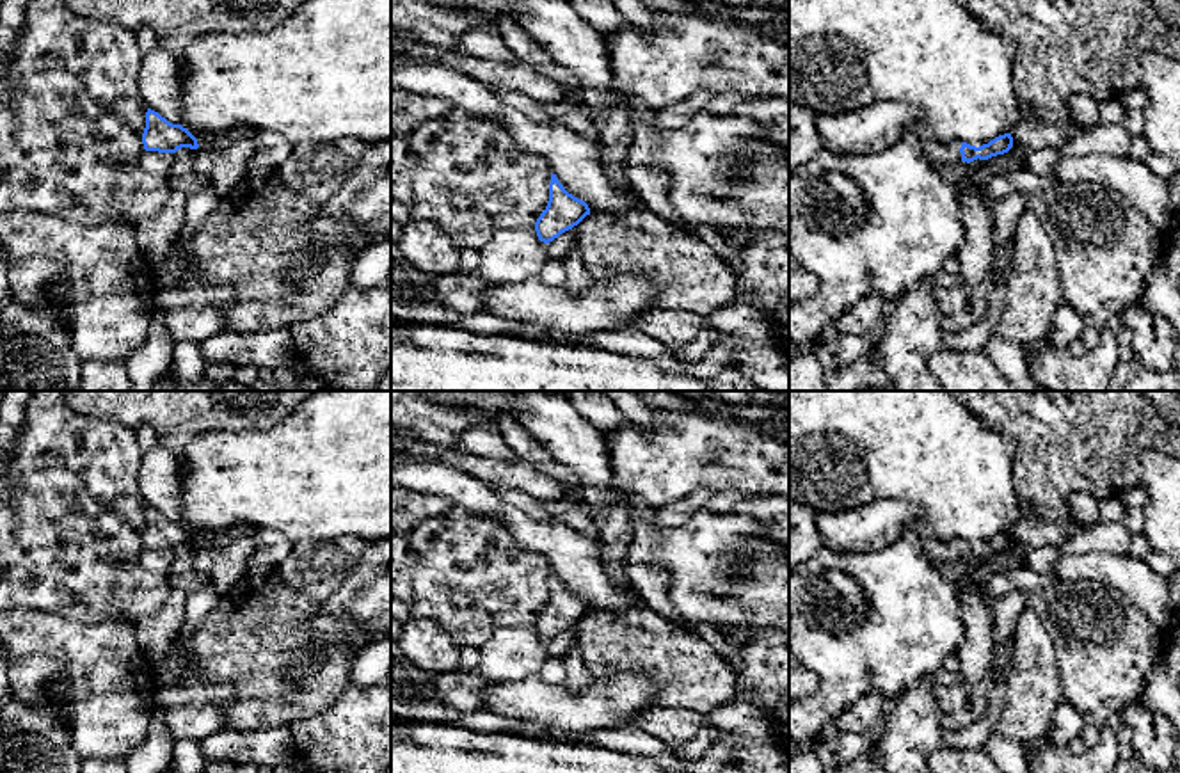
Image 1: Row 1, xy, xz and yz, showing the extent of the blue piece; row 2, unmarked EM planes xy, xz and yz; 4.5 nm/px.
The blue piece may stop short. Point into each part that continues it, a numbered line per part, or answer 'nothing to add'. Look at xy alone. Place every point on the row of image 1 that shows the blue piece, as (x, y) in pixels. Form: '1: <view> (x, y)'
1: xy (223, 166)

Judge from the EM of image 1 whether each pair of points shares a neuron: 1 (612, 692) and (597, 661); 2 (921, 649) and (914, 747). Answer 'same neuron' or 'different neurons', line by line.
1: different neurons
2: different neurons

